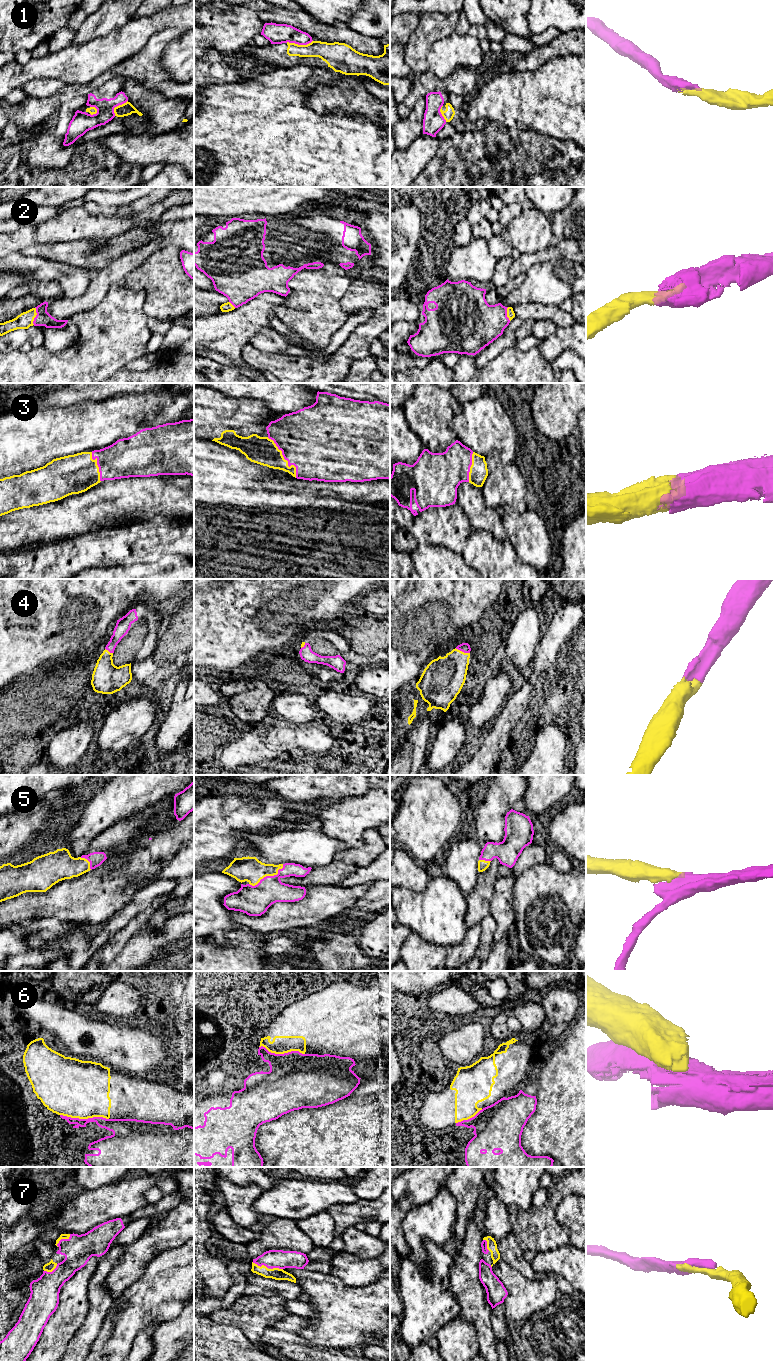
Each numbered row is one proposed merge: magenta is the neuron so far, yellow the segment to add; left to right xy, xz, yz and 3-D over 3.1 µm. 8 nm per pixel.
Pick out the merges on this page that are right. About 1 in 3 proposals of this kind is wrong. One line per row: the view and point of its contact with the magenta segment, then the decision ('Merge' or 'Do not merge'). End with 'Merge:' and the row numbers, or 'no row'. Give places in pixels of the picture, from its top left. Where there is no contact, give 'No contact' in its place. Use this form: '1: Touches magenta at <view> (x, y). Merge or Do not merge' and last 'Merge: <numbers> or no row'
1: Touches magenta at xz (299, 44). Do not merge
2: Touches magenta at xy (36, 316). Merge
3: Touches magenta at xz (285, 459). Merge
4: Touches magenta at yz (462, 651). Merge
5: Touches magenta at xz (268, 876). Merge
6: Touches magenta at xy (84, 1119). Do not merge
7: Touches magenta at xy (63, 1239). Merge
Merge: 2, 3, 4, 5, 7

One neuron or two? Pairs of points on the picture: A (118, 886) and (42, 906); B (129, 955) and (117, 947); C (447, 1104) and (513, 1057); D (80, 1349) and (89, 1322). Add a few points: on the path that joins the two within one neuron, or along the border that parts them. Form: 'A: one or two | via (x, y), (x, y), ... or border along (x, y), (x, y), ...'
A: one | via (99, 893), (88, 899), (61, 902)
B: two | border along (138, 932), (113, 960)
C: one | via (463, 1092), (482, 1084), (497, 1073)
D: one | via (81, 1342), (89, 1329)

